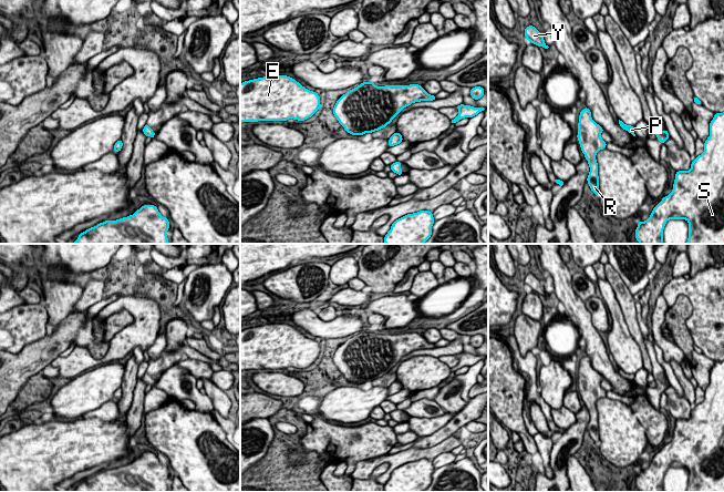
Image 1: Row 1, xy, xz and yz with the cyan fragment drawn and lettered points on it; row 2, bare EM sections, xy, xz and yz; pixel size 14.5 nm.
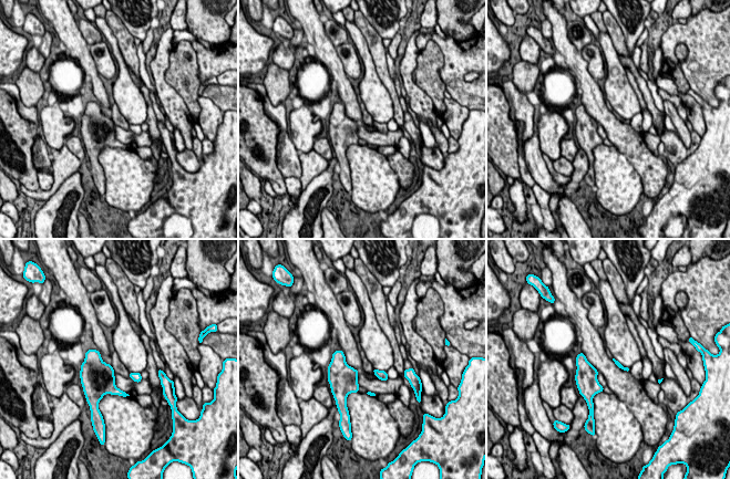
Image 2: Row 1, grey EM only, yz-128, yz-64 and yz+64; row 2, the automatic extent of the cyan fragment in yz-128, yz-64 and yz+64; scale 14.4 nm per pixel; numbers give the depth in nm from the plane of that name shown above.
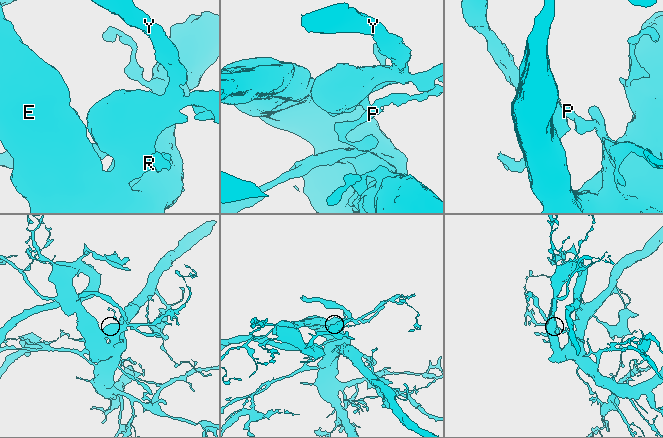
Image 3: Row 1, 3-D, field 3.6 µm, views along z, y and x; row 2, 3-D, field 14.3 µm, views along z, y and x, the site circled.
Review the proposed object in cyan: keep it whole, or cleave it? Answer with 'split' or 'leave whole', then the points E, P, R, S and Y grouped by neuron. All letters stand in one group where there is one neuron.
leave whole | E P R S Y

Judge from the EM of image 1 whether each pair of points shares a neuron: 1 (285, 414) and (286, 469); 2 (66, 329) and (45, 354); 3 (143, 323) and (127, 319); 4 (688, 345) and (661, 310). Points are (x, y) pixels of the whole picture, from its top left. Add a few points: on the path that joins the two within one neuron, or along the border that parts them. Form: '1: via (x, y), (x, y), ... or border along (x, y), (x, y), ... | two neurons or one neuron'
1: via (273, 427), (279, 436), (279, 454) | one neuron
2: via (64, 335), (51, 348) | one neuron
3: border along (124, 308), (132, 316), (133, 320), (113, 337) | two neurons
4: border along (680, 294), (675, 303), (668, 309), (664, 320) | two neurons

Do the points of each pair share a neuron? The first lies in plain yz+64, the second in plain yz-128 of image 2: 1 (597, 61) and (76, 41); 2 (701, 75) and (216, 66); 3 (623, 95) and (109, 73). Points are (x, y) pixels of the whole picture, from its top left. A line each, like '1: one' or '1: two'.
1: two
2: one
3: two

